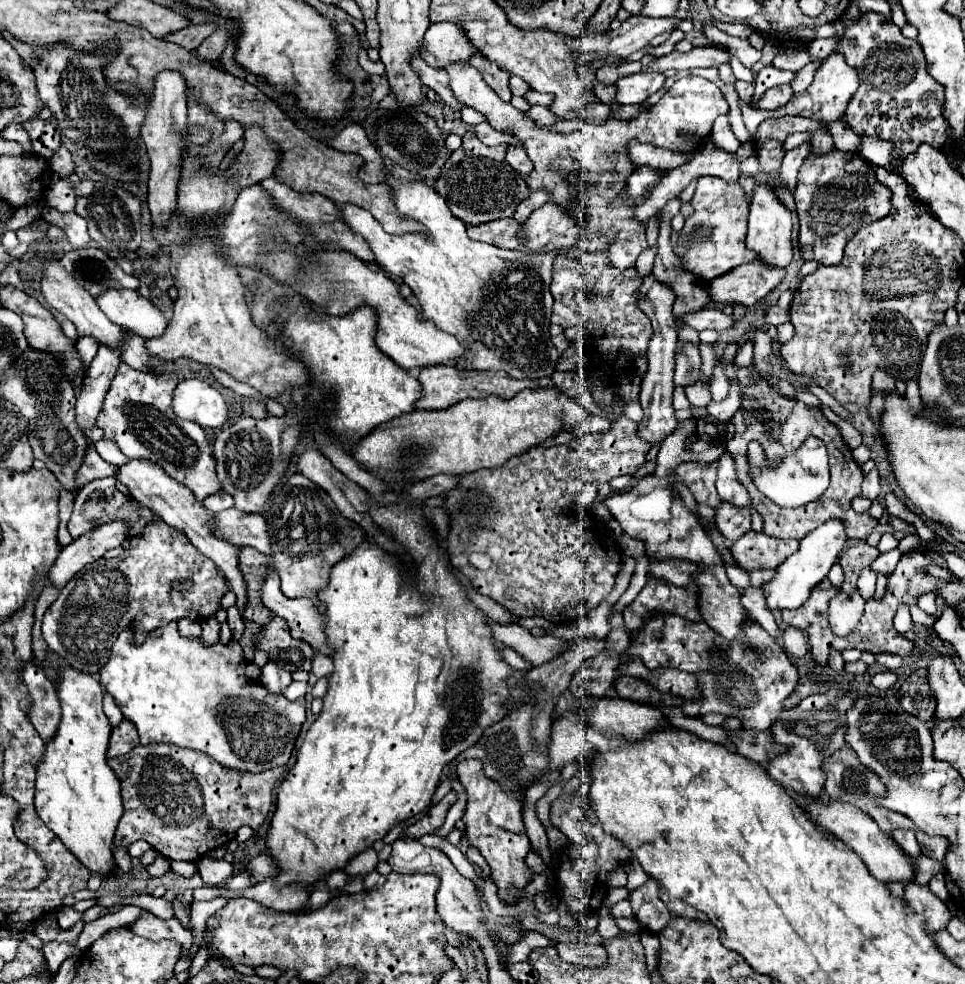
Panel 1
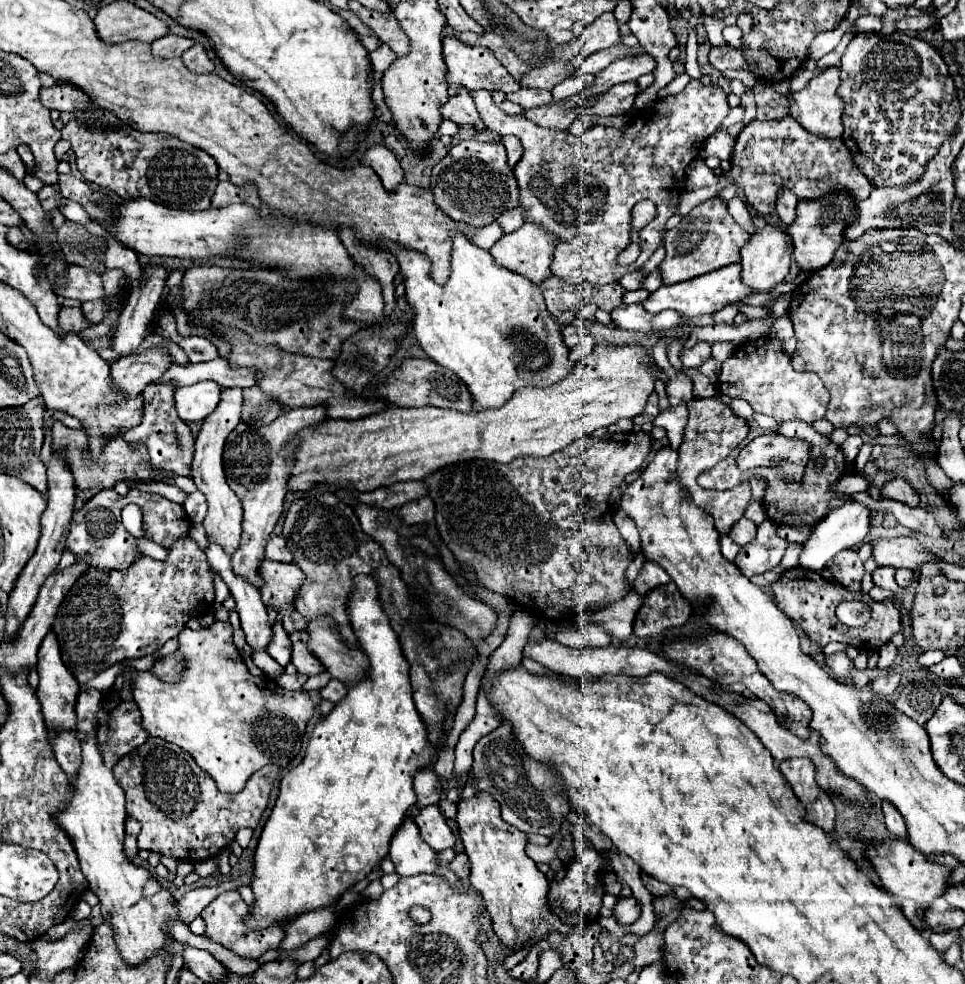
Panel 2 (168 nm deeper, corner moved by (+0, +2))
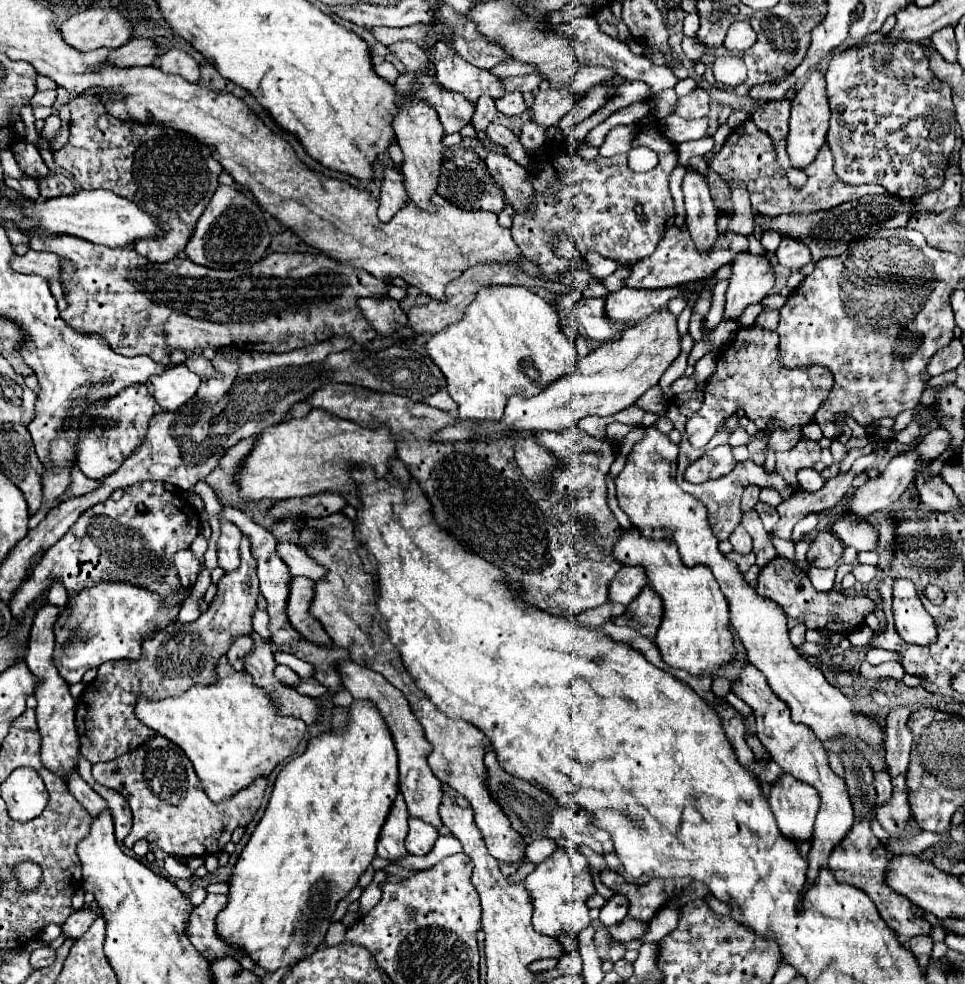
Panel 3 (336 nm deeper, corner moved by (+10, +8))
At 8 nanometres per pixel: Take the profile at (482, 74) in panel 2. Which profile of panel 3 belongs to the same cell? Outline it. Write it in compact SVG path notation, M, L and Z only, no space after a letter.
M445 42L435 44L431 54L433 54L435 70L437 70L437 80L447 90L463 94L469 102L477 102L477 98L481 94L487 94L493 100L503 98L505 90L501 90L499 78L495 78L487 70L481 70L481 68L465 62Z

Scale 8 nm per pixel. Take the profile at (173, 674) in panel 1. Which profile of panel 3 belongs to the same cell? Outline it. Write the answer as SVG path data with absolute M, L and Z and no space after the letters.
M221 658L217 664L217 684L213 686L193 686L181 698L165 698L165 700L147 700L139 698L135 708L137 718L153 728L157 734L175 742L187 758L193 762L195 774L201 782L201 788L209 796L211 802L223 802L235 796L239 790L247 788L261 776L269 776L277 764L281 764L287 756L297 752L299 742L307 734L307 726L295 718L281 718L273 710L273 702L267 700L265 692L251 684L247 672L237 672L227 658Z

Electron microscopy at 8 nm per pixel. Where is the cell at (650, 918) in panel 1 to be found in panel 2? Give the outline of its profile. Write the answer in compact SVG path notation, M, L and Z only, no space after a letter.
M625 898L625 904L623 904L623 900L619 902L619 918L621 918L621 922L631 924L631 922L635 922L639 918L639 914L641 914L639 900Z

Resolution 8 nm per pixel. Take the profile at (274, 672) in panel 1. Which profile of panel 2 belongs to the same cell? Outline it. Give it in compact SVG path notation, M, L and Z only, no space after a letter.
M279 618L275 622L275 626L273 626L273 640L271 640L267 652L269 652L269 656L277 664L281 664L281 666L289 664L289 658L291 658L291 640L289 640L289 634L279 624Z

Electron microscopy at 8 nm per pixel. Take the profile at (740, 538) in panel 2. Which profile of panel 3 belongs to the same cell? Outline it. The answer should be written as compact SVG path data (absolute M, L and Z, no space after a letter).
M739 526L733 534L731 534L731 538L729 538L729 542L733 544L733 550L735 552L739 552L739 554L749 554L751 550L753 550L753 542L751 542L751 536Z

